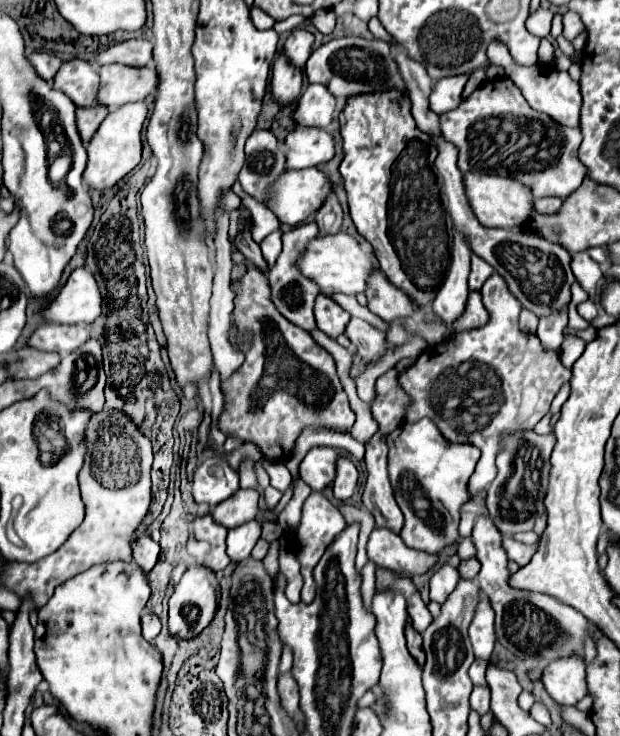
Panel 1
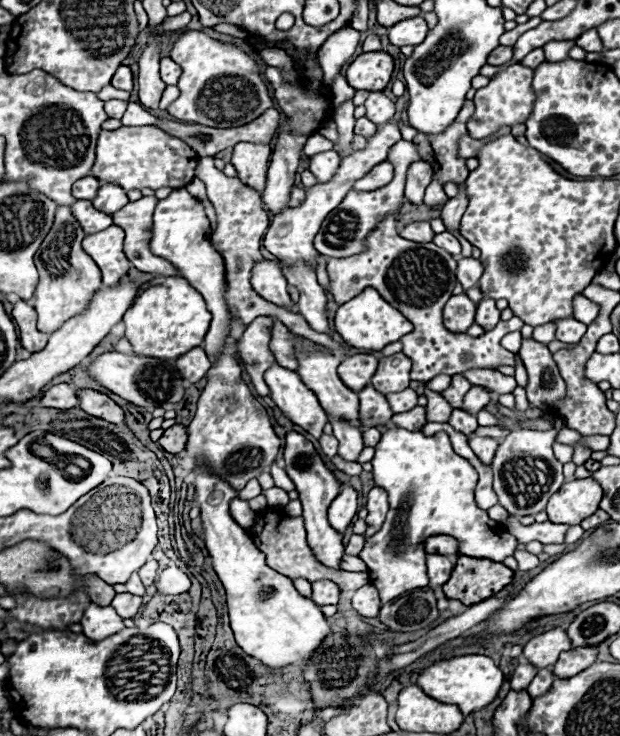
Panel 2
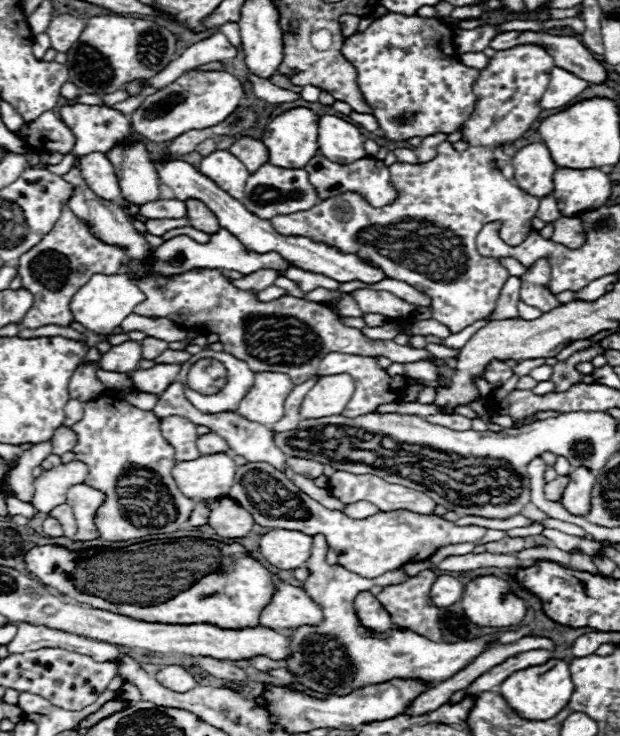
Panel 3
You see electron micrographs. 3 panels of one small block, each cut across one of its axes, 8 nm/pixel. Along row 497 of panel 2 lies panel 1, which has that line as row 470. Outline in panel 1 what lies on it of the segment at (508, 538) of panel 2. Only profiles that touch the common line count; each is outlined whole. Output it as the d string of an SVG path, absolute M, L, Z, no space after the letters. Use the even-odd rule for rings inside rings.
M418 420L414 424L402 424L394 432L386 436L388 442L388 472L390 482L394 488L394 496L398 506L404 512L404 526L400 532L401 538L407 546L414 550L424 550L428 554L436 554L448 544L458 540L458 520L460 520L460 506L470 500L468 494L468 478L472 476L476 462L480 458L480 450L470 444L450 444L438 432L432 420Z

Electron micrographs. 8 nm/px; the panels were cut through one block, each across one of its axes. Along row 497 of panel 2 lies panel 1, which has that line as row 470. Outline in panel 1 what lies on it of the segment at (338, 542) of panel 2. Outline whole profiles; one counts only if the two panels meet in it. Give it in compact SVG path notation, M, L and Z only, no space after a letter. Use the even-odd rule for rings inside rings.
M330 446L312 448L300 464L300 478L314 490L322 492L336 476L336 462L340 454Z

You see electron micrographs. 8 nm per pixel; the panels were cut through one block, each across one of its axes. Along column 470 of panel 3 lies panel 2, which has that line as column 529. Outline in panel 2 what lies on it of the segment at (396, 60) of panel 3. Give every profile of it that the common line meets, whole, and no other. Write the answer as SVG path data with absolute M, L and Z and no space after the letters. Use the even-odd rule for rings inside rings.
M514 64L508 66L506 70L494 74L488 82L488 86L478 88L476 96L474 96L474 104L476 104L476 112L472 114L472 118L468 120L468 132L474 138L486 138L490 134L494 134L500 126L512 126L516 122L526 122L526 118L532 112L534 106L534 92L532 92L532 76L534 70L526 68L522 64Z

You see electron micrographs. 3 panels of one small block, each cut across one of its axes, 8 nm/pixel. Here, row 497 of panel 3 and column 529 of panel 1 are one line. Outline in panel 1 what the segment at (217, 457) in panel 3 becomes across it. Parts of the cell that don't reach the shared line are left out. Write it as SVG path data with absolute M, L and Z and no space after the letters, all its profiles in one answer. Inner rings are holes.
M466 172L466 194L470 198L470 204L478 216L478 220L484 226L490 228L524 228L532 222L534 216L534 194L526 184L522 184L516 178L506 176L494 176L494 174L478 174L478 172Z

